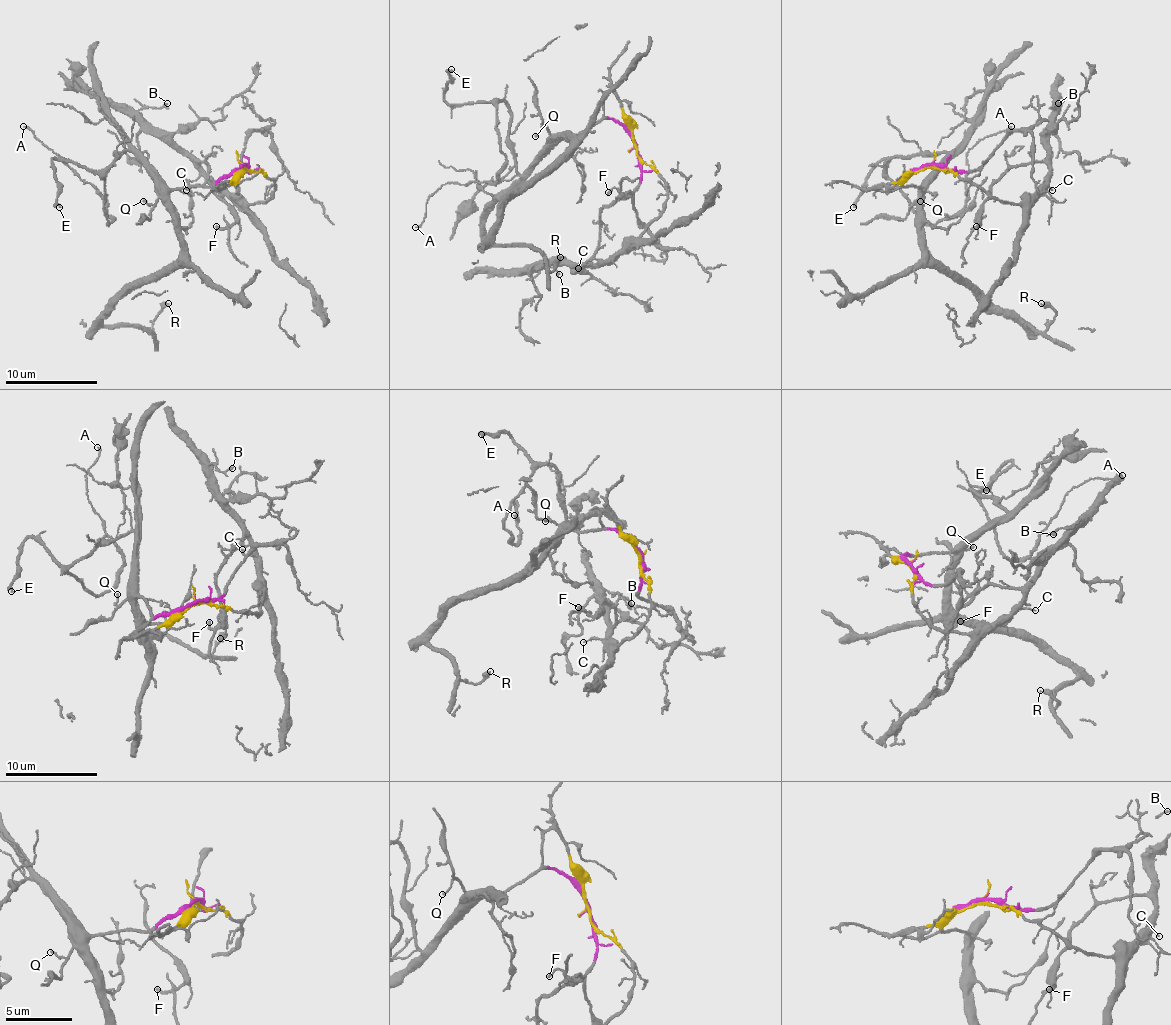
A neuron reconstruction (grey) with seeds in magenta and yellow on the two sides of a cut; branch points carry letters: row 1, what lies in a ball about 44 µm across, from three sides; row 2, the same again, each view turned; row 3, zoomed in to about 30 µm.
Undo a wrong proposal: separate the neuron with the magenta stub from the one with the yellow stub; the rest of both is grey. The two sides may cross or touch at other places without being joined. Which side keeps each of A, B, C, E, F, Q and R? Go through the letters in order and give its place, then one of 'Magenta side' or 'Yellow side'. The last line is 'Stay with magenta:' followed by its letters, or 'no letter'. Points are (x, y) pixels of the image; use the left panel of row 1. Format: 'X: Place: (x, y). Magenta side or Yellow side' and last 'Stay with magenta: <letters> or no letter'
A: Place: (23, 126). Magenta side
B: Place: (167, 103). Yellow side
C: Place: (186, 190). Yellow side
E: Place: (59, 207). Magenta side
F: Place: (216, 226). Yellow side
Q: Place: (143, 201). Magenta side
R: Place: (168, 303). Magenta side
Stay with magenta: A, E, Q, R

